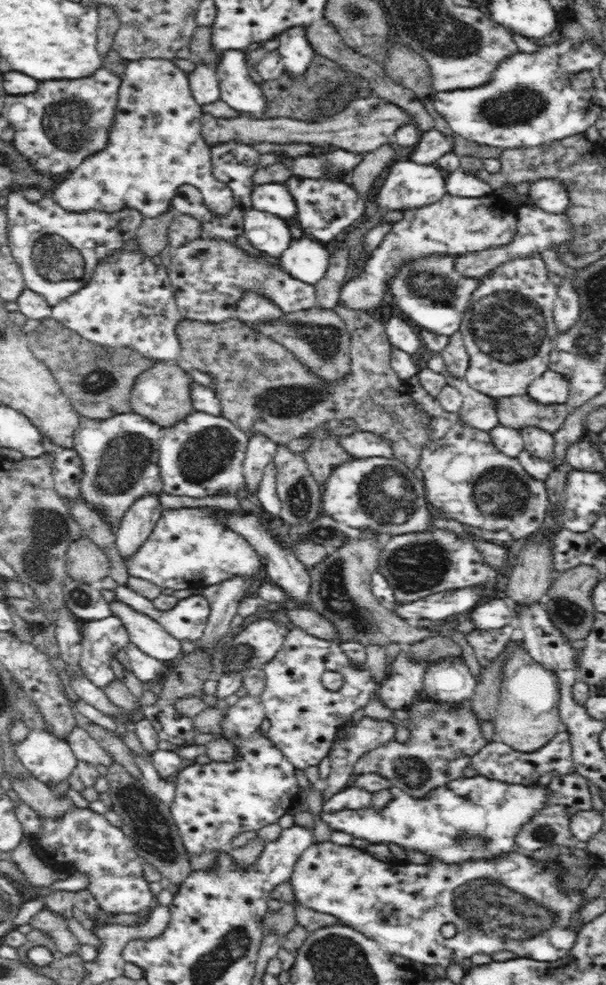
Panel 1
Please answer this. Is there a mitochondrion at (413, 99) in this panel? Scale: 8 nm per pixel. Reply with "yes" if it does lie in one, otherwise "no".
no

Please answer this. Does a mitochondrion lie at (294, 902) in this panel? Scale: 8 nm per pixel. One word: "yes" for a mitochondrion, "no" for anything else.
no

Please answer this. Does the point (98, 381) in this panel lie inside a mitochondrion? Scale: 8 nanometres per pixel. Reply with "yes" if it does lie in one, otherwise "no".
yes

